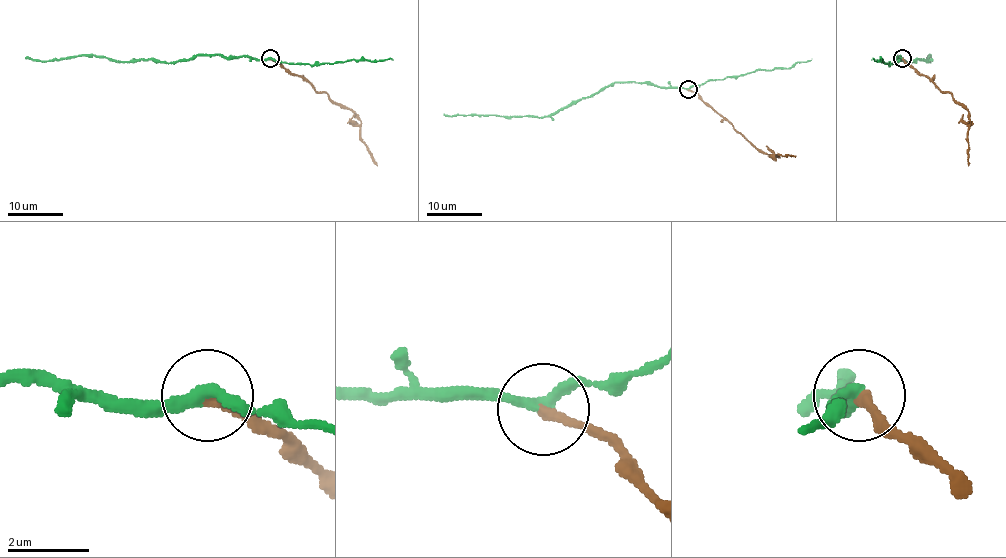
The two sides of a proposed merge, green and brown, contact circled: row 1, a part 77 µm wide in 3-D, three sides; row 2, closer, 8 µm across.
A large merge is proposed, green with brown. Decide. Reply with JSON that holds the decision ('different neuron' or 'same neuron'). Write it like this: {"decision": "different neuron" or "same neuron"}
{"decision": "different neuron"}

